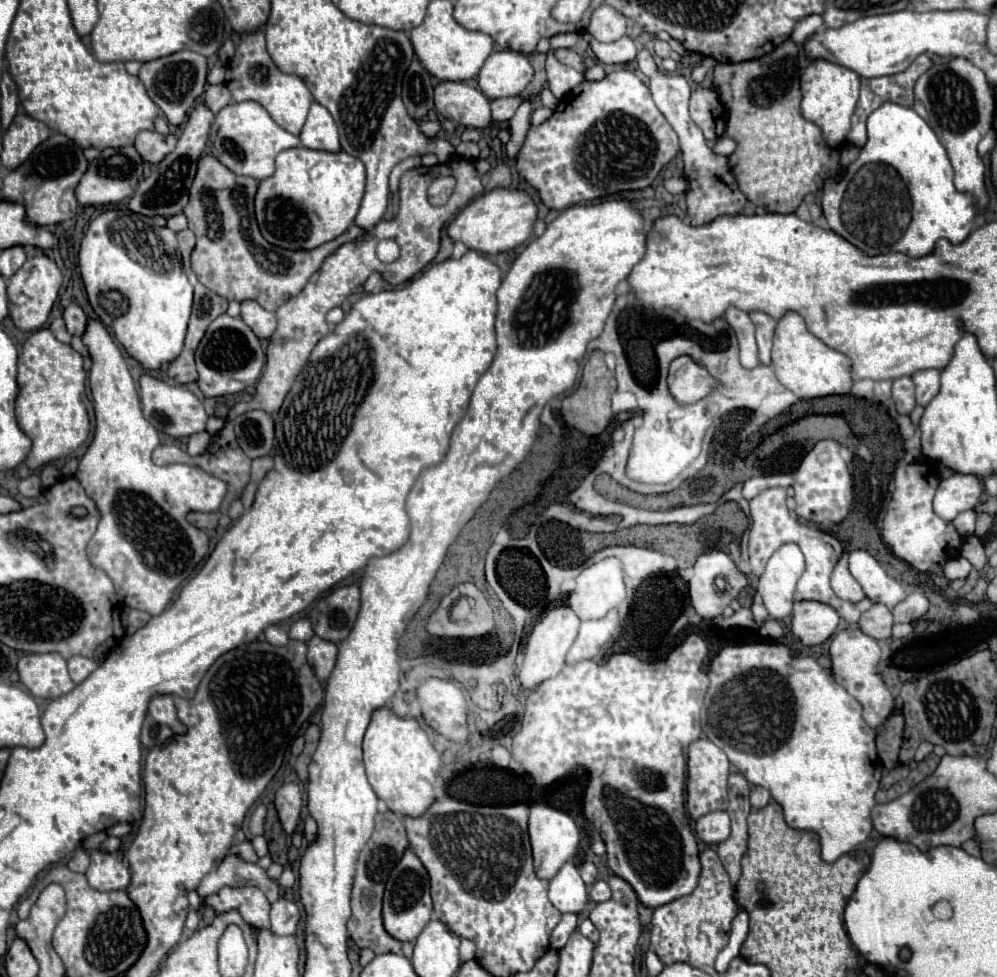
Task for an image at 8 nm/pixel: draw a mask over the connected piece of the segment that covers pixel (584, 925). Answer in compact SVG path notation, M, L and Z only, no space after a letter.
M583 917L581 925L579 925L579 931L581 931L587 939L591 939L593 943L597 943L597 941L599 941L599 931L595 929L595 925L591 923L591 919L589 919L589 917Z

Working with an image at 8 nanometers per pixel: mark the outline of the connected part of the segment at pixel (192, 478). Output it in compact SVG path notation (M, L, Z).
M89 321L87 331L83 335L83 343L89 347L93 361L93 367L89 371L89 385L97 423L93 441L81 457L75 477L83 483L83 489L87 491L87 495L91 495L91 499L95 499L101 511L99 527L87 545L87 559L93 567L103 569L107 577L111 577L121 603L139 611L147 611L151 615L161 615L173 599L175 589L183 583L183 579L193 573L195 565L199 565L199 561L209 551L207 533L191 525L185 515L189 511L209 511L209 497L215 497L215 509L219 509L227 485L197 467L181 463L163 467L155 465L151 453L153 449L157 449L157 429L143 417L135 381L131 379L131 373L123 361L119 347L113 343L105 325L99 321Z

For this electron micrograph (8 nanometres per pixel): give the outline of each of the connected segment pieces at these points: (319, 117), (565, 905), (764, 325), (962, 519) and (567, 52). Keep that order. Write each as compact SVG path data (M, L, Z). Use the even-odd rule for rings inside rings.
M319 103L311 105L309 117L303 125L303 131L301 131L299 139L301 139L301 145L305 145L307 149L329 151L329 153L341 151L337 125L335 125L331 113Z
M567 861L551 879L549 899L561 913L581 913L587 907L587 887L573 861Z
M751 311L751 321L755 323L757 327L757 345L759 345L759 359L761 363L769 363L771 357L771 341L773 341L773 331L775 331L775 325L777 321L773 317L769 317L767 313L763 311Z
M965 511L965 513L961 513L959 517L955 517L955 527L957 527L957 531L963 535L963 537L967 537L967 535L971 535L973 531L975 531L975 519L977 519L977 513L975 511Z
M557 49L555 51L555 57L561 61L561 63L565 63L565 65L569 65L569 67L575 67L577 71L585 71L585 65L583 65L583 57L579 57L575 51L571 51L571 49Z

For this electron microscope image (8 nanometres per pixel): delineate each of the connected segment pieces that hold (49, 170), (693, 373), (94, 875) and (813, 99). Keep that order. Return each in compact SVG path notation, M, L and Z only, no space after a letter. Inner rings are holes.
M53 133L47 141L43 141L23 167L17 167L3 179L1 197L7 201L23 203L27 207L27 219L39 225L55 225L59 221L67 221L77 213L77 197L75 189L87 171L89 163L83 155L83 149L67 139L61 133Z
M679 355L669 365L667 387L679 405L693 405L705 399L717 385L717 379L689 355Z
M95 851L91 855L91 867L87 869L89 885L97 891L115 891L115 889L127 889L131 883L129 867L123 865L123 861Z
M825 59L811 61L805 73L801 75L801 113L805 119L817 123L823 129L823 139L829 147L841 147L845 143L851 125L851 115L859 97L859 81L861 77L855 71Z

